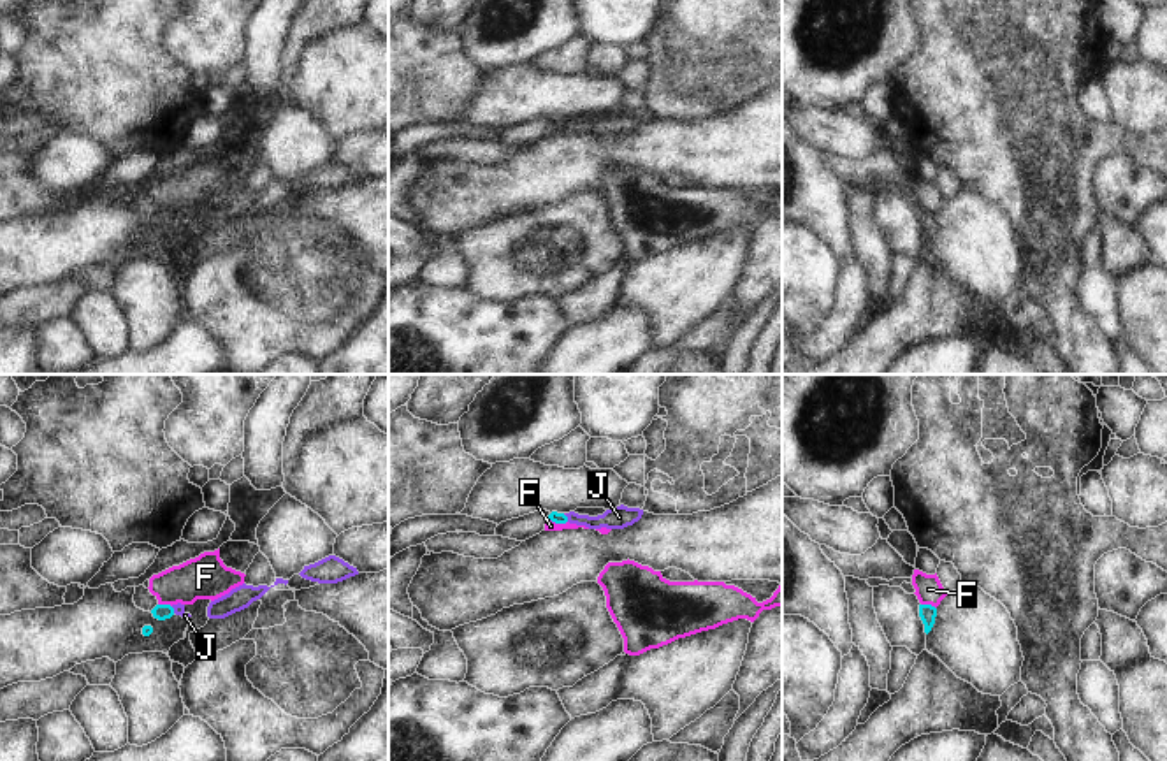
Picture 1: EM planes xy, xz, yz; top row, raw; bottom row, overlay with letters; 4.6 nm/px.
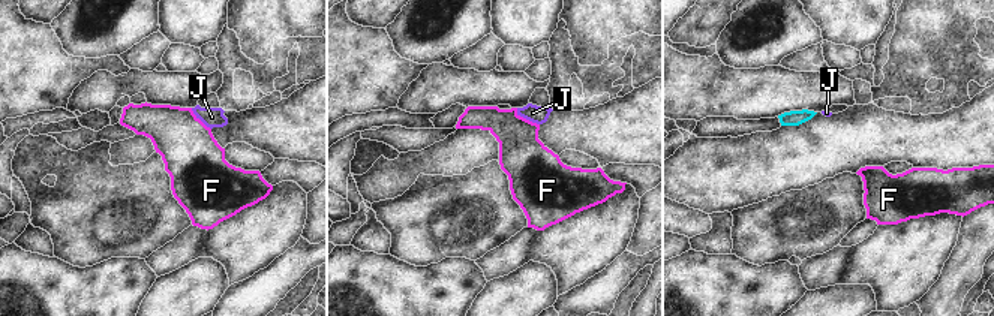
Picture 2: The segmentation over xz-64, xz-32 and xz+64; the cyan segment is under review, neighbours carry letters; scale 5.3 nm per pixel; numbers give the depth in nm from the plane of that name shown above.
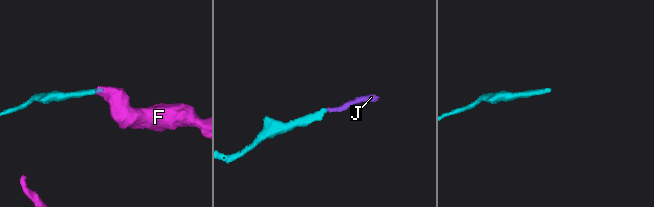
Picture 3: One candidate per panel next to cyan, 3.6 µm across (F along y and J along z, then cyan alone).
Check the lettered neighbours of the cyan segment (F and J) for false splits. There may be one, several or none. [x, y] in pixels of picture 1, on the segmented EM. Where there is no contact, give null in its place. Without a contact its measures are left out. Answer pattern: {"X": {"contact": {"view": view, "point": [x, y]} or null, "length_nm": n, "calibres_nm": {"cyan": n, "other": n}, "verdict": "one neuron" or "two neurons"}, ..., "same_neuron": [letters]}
{"F": {"contact": {"view": "yz", "point": [928, 605]}, "length_nm": 80, "calibres_nm": {"cyan": 80, "other": 130}, "verdict": "two neurons"}, "J": {"contact": {"view": "xy", "point": [173, 610]}, "length_nm": 40, "calibres_nm": {"cyan": 70, "other": 50}, "verdict": "one neuron"}, "same_neuron": ["J"]}

